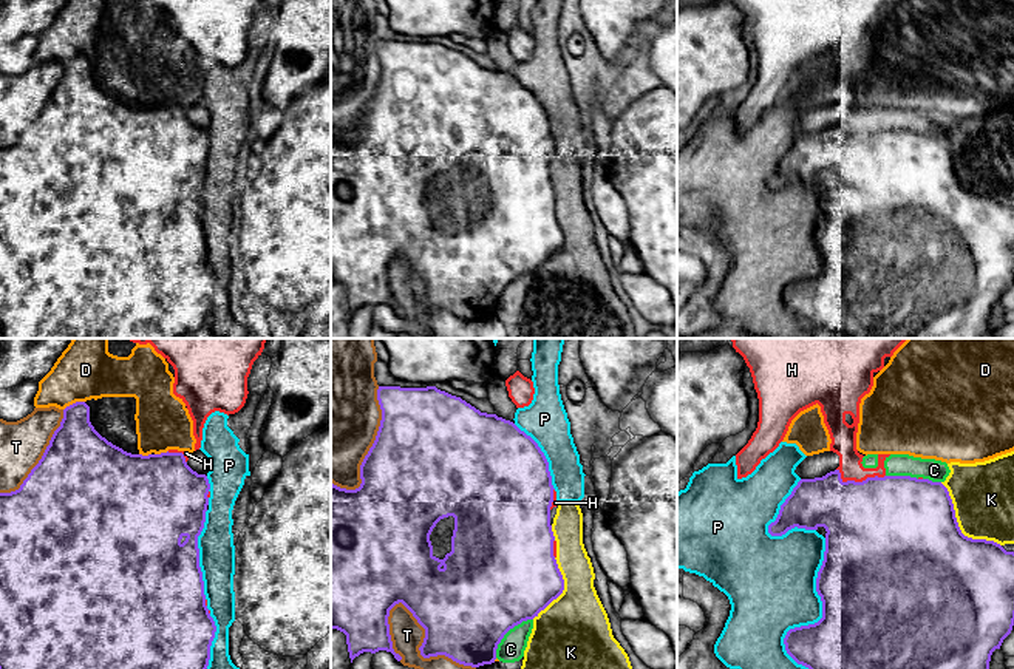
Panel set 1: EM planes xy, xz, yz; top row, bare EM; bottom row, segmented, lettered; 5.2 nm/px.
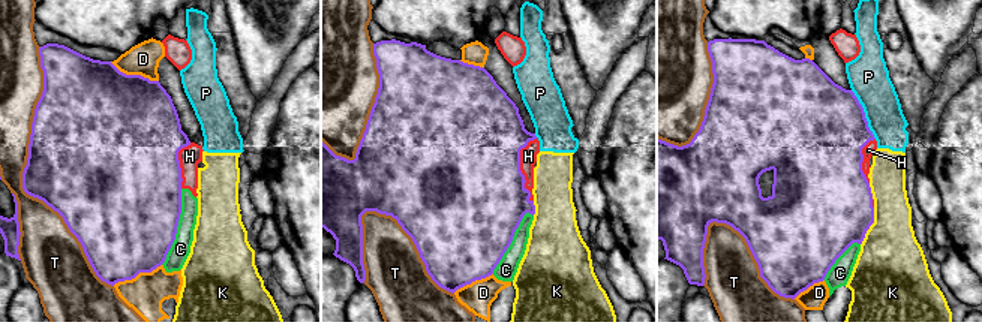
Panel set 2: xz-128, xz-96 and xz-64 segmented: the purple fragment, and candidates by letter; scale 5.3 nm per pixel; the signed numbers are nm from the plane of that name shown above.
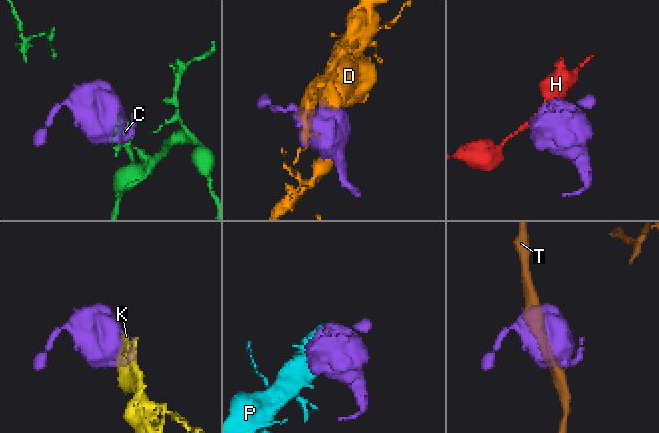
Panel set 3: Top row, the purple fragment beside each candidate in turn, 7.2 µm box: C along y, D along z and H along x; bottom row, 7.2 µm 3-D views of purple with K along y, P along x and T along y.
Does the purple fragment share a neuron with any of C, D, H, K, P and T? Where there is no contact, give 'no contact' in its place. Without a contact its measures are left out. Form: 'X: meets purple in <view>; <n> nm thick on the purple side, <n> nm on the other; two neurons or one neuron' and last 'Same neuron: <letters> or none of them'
C: meets purple in xz; 500 nm thick on the purple side, 140 nm on the other; two neurons
D: meets purple in xy; 300 nm thick on the purple side, 280 nm on the other; two neurons
H: meets purple in yz; 500 nm thick on the purple side, 130 nm on the other; two neurons
K: meets purple in yz; 500 nm thick on the purple side, 320 nm on the other; two neurons
P: meets purple in yz; 500 nm thick on the purple side, 360 nm on the other; two neurons
T: meets purple in xz; 380 nm thick on the purple side, 220 nm on the other; two neurons
Same neuron: none of them

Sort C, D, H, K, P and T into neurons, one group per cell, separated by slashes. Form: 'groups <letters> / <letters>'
groups C / D / H / K P / T

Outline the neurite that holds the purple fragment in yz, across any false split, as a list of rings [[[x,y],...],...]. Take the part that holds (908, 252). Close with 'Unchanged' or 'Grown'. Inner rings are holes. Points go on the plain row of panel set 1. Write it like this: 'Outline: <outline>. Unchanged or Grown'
Outline: [[[839,124],[801,133],[768,179],[768,187],[782,190],[795,181],[824,181],[827,185],[816,232],[822,272],[790,283],[784,292],[787,307],[798,318],[833,331],[841,338],[991,338],[991,309],[1014,280],[1014,205],[994,195],[965,190],[941,136],[910,130],[844,136]]]. Unchanged

